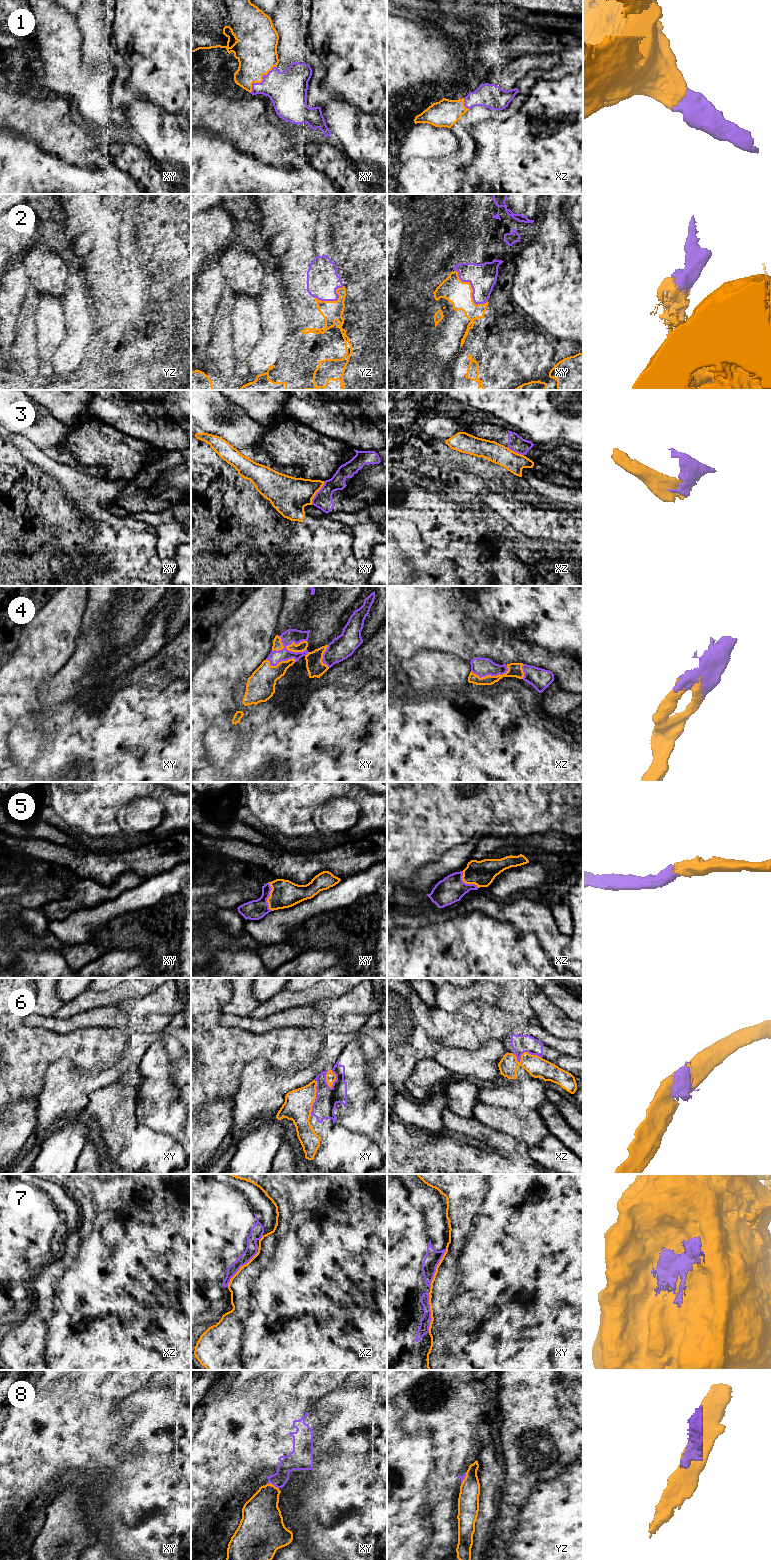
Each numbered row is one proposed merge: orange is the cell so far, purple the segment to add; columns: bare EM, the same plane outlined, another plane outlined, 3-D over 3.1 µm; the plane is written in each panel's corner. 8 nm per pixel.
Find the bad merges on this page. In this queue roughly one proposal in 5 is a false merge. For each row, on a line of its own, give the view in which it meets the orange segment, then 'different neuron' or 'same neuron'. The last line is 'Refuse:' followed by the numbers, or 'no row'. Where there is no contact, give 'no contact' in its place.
1: xy | same neuron
2: xy | different neuron
3: xy | different neuron
4: xy | same neuron
5: xy | same neuron
6: xz | different neuron
7: xy | same neuron
8: xy | different neuron
Refuse: 2, 3, 6, 8

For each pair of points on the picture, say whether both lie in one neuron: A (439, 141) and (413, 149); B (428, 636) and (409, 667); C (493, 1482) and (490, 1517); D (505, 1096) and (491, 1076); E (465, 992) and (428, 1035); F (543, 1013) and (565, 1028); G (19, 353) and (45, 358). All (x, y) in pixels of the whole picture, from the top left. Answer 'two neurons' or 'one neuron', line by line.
A: one neuron
B: two neurons
C: one neuron
D: two neurons
E: two neurons
F: one neuron
G: two neurons

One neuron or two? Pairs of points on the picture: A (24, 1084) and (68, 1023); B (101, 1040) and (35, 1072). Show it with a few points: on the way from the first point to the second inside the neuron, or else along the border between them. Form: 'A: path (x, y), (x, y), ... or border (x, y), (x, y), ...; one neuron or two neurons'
A: border (38, 1026), (58, 1033), (70, 1033), (83, 1028); two neurons
B: path (84, 1046), (59, 1046), (50, 1055); one neuron

